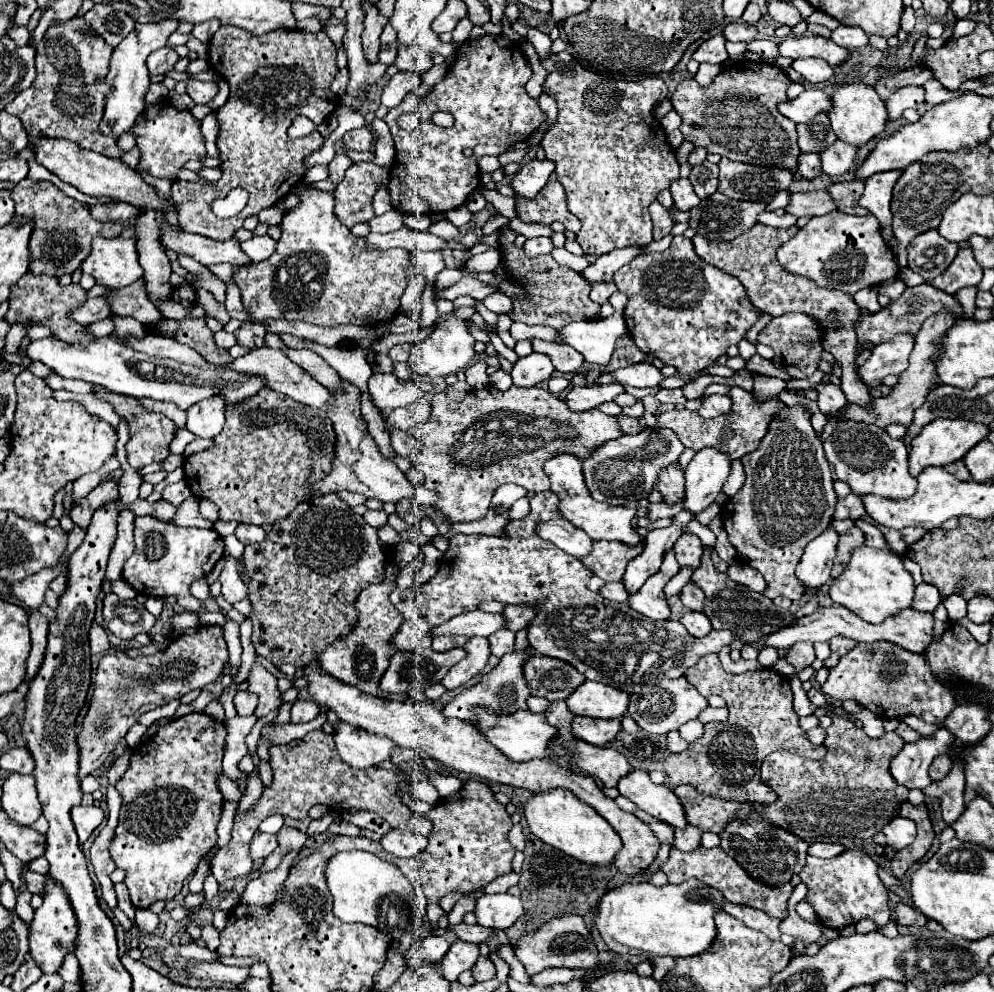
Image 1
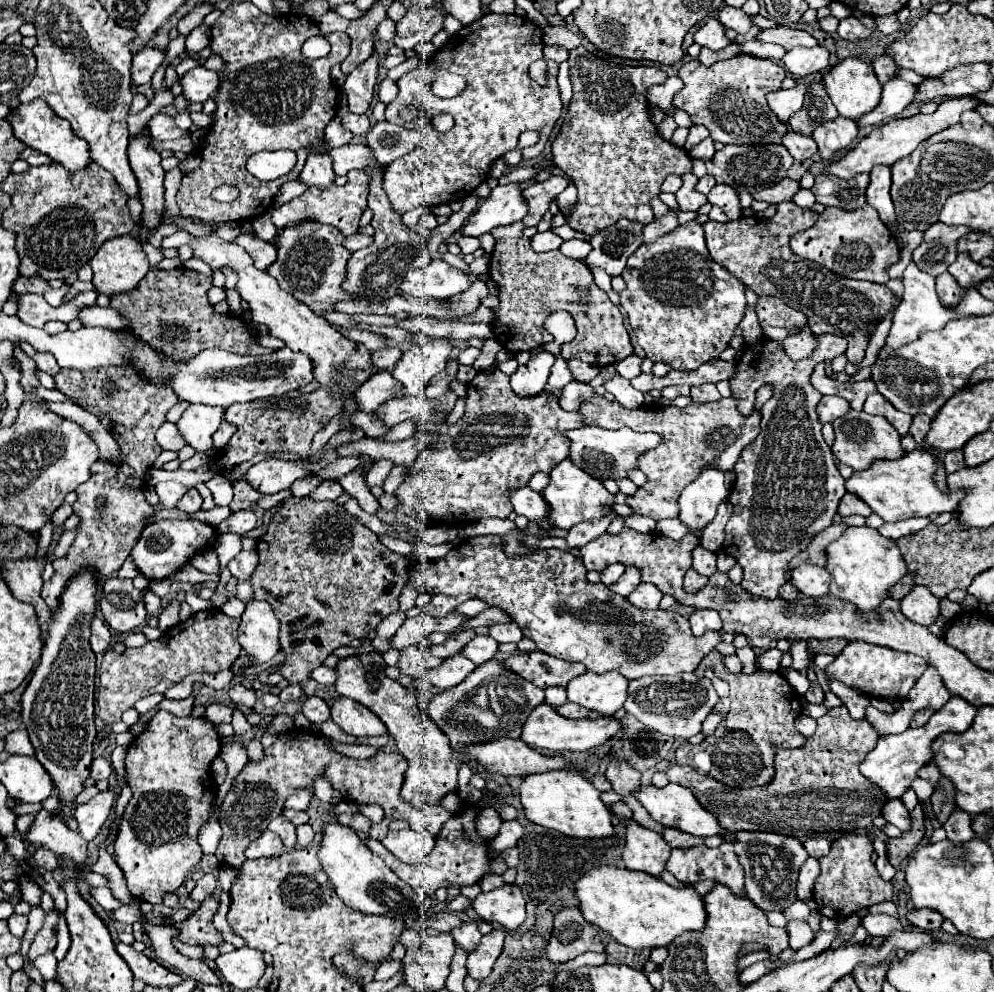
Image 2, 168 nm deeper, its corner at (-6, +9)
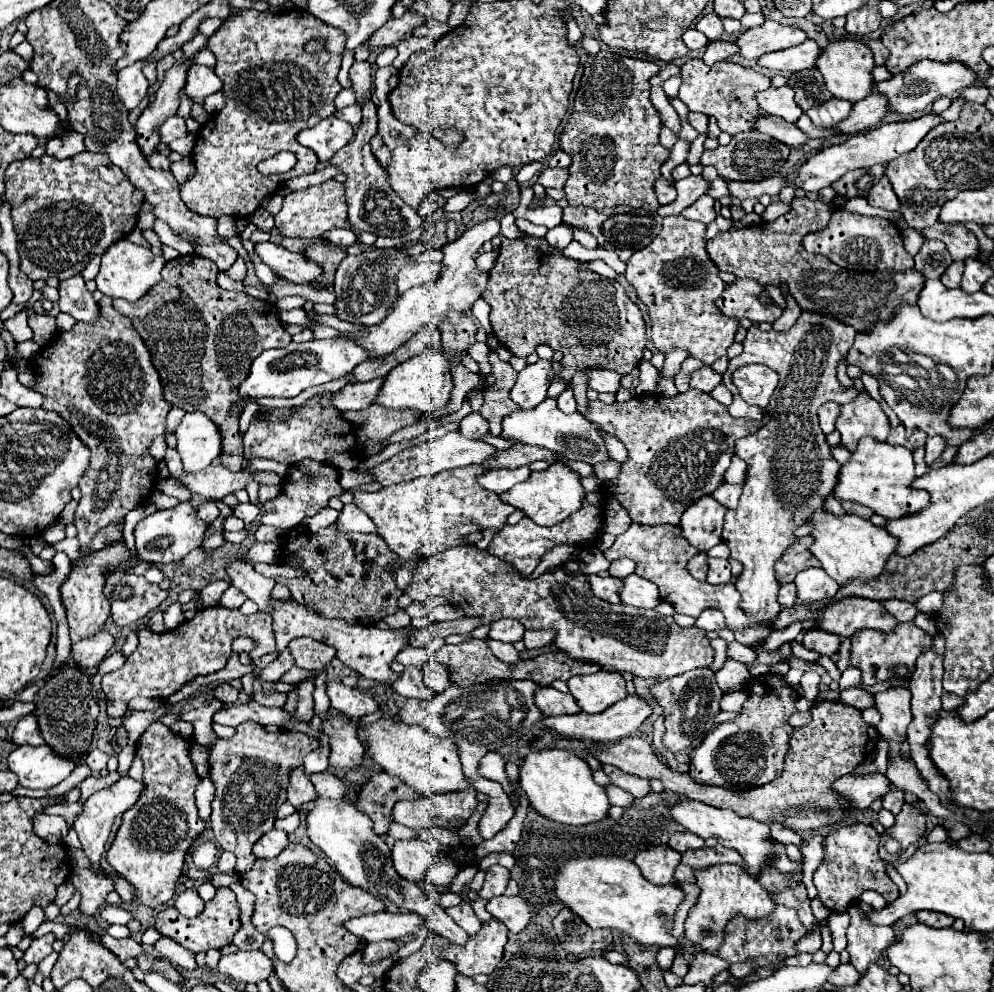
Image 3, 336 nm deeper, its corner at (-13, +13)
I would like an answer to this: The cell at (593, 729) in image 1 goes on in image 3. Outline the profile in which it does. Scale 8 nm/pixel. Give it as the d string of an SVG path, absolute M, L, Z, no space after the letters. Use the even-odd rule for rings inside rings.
M542 687L536 693L536 705L538 705L538 709L542 709L544 715L560 715L560 713L574 715L574 713L582 711L582 709L578 709L578 705L576 705L574 697L570 697L570 693L560 693L552 687Z

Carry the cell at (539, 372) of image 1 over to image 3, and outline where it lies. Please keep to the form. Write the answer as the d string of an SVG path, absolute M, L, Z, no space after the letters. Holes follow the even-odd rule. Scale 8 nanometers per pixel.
M540 359L534 365L528 365L524 371L518 373L516 385L512 387L512 401L524 409L532 409L546 399L546 391L550 387L548 373L552 369L552 361Z

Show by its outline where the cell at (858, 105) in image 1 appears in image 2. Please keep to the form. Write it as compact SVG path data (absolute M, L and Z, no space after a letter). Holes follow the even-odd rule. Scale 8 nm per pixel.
M845 57L823 73L823 85L839 115L857 119L879 105L881 83L869 63L859 57Z

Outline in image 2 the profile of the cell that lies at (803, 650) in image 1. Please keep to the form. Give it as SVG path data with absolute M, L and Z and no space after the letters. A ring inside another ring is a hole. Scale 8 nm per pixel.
M767 649L757 657L757 667L759 669L769 669L769 671L777 671L779 669L779 661L781 661L781 651L779 649Z

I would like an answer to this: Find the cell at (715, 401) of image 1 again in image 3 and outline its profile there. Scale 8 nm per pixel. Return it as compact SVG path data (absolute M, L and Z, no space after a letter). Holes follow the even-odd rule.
M704 367L702 371L696 371L690 379L690 387L692 389L700 389L704 393L710 393L716 385L722 383L722 377L718 373L712 371L712 367Z

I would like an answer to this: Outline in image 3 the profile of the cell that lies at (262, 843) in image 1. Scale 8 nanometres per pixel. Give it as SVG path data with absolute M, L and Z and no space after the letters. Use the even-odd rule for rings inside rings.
M272 829L256 841L254 855L262 857L262 859L278 857L286 845L288 845L288 833L282 829Z

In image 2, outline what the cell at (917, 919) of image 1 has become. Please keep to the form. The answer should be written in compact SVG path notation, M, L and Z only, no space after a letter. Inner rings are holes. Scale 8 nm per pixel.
M909 909L907 911L907 921L921 931L939 931L944 918L939 917L939 913L931 909Z

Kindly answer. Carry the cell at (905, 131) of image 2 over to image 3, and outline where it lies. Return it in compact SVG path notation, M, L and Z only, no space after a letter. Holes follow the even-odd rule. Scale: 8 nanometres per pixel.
M926 113L918 119L912 119L912 121L902 121L902 123L884 123L876 129L870 129L862 135L854 135L850 137L846 143L842 145L832 145L832 147L826 147L824 151L816 153L814 157L808 159L808 163L804 163L798 171L798 179L796 179L796 187L802 189L802 191L820 191L824 187L828 187L830 183L838 181L844 173L852 171L852 169L868 169L872 167L874 163L880 163L880 165L888 165L890 161L898 159L900 155L916 149L916 145L924 139L924 135L934 129L936 125L944 123L944 119L940 115L934 115L934 113Z

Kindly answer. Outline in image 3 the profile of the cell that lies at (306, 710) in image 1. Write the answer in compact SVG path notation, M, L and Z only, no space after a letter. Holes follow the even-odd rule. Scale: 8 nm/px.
M330 707L328 717L322 721L322 729L330 737L330 767L346 771L362 765L364 745L358 739L354 721Z

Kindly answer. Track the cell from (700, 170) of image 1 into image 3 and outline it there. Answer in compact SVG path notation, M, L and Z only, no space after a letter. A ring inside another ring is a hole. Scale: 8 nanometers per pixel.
M690 175L682 181L676 183L676 191L678 191L678 197L672 205L666 205L666 207L660 207L658 209L658 215L660 217L668 217L668 215L680 215L684 207L692 205L700 195L704 195L708 189L710 189L712 181L706 181L702 175Z

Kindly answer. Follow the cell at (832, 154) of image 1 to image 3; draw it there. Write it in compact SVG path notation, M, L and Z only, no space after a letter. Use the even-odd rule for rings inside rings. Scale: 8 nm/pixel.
M830 99L828 103L822 103L814 109L810 109L806 115L812 119L812 123L820 129L832 129L832 135L842 135L836 131L836 125L844 121L852 111L852 103L842 101L842 99Z

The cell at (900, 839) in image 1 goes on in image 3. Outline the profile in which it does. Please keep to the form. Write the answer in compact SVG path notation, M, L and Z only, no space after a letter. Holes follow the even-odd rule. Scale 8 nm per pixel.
M890 791L886 793L886 797L882 799L884 809L888 809L892 815L896 816L900 813L902 805L904 805L904 793L902 791Z

